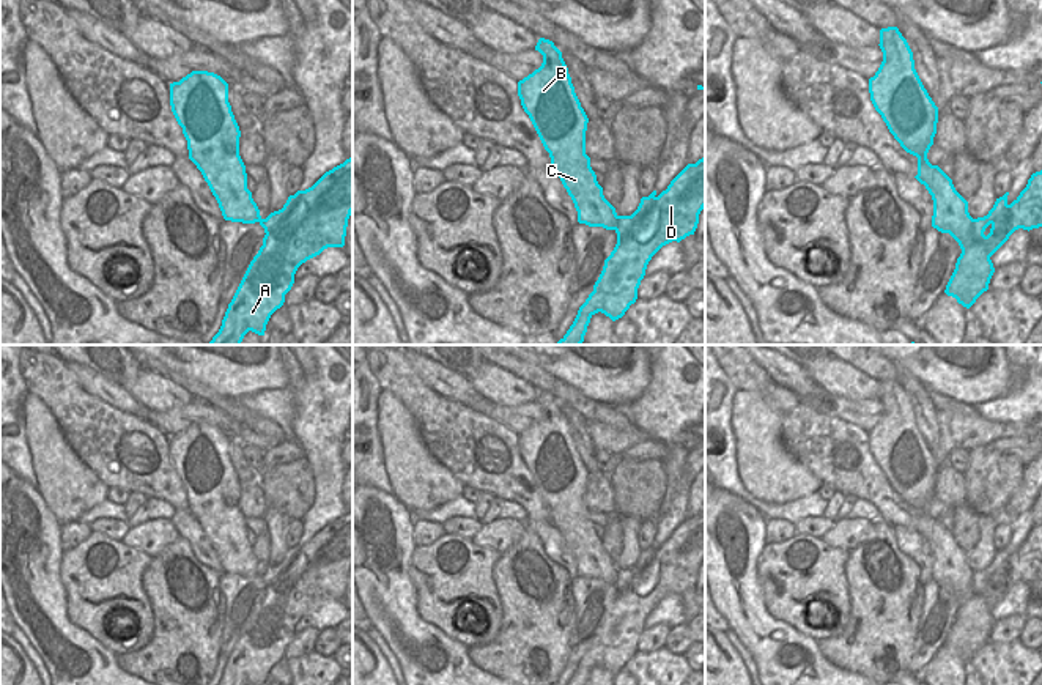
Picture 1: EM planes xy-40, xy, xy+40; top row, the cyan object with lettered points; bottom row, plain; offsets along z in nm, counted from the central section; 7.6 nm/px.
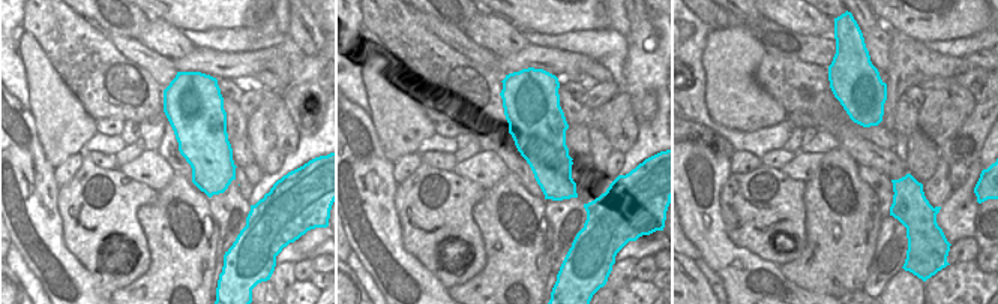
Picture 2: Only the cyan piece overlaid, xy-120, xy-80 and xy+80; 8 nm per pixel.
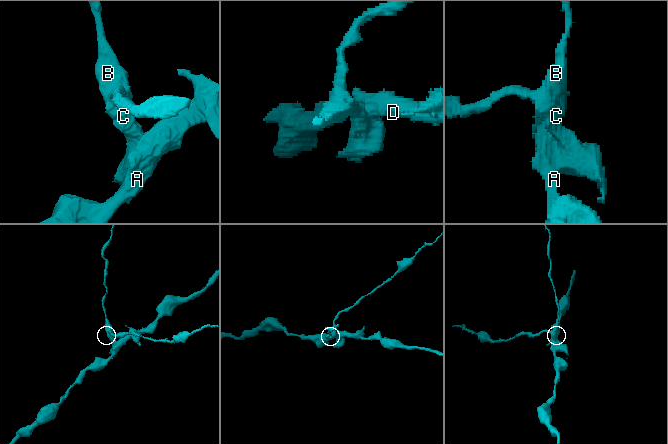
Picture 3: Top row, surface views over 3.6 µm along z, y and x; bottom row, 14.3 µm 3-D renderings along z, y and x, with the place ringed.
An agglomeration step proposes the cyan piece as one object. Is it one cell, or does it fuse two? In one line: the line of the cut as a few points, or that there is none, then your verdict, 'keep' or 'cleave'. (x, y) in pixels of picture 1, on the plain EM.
xy+40 (973, 572), (973, 589), (984, 597), (990, 608) | cleave

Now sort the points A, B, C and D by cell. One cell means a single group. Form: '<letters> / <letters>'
A D / B C

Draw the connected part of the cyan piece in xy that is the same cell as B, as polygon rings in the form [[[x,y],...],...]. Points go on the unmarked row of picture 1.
[[[540,391],[535,403],[543,408],[543,416],[532,427],[518,435],[518,449],[529,468],[545,502],[551,510],[551,523],[560,531],[578,564],[578,575],[589,579],[615,583],[619,568],[615,561],[604,551],[603,540],[590,520],[586,507],[586,483],[589,471],[575,446],[568,420],[562,405],[552,394]]]

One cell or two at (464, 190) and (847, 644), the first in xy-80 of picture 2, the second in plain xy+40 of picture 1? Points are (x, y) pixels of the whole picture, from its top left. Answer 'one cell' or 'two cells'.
two cells

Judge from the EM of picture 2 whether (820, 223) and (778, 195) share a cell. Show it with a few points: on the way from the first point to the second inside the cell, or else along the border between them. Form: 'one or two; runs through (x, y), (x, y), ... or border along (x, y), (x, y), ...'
two; border along (806, 183), (805, 249)

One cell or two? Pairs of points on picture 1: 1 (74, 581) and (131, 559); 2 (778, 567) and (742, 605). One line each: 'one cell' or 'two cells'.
1: one cell
2: two cells

